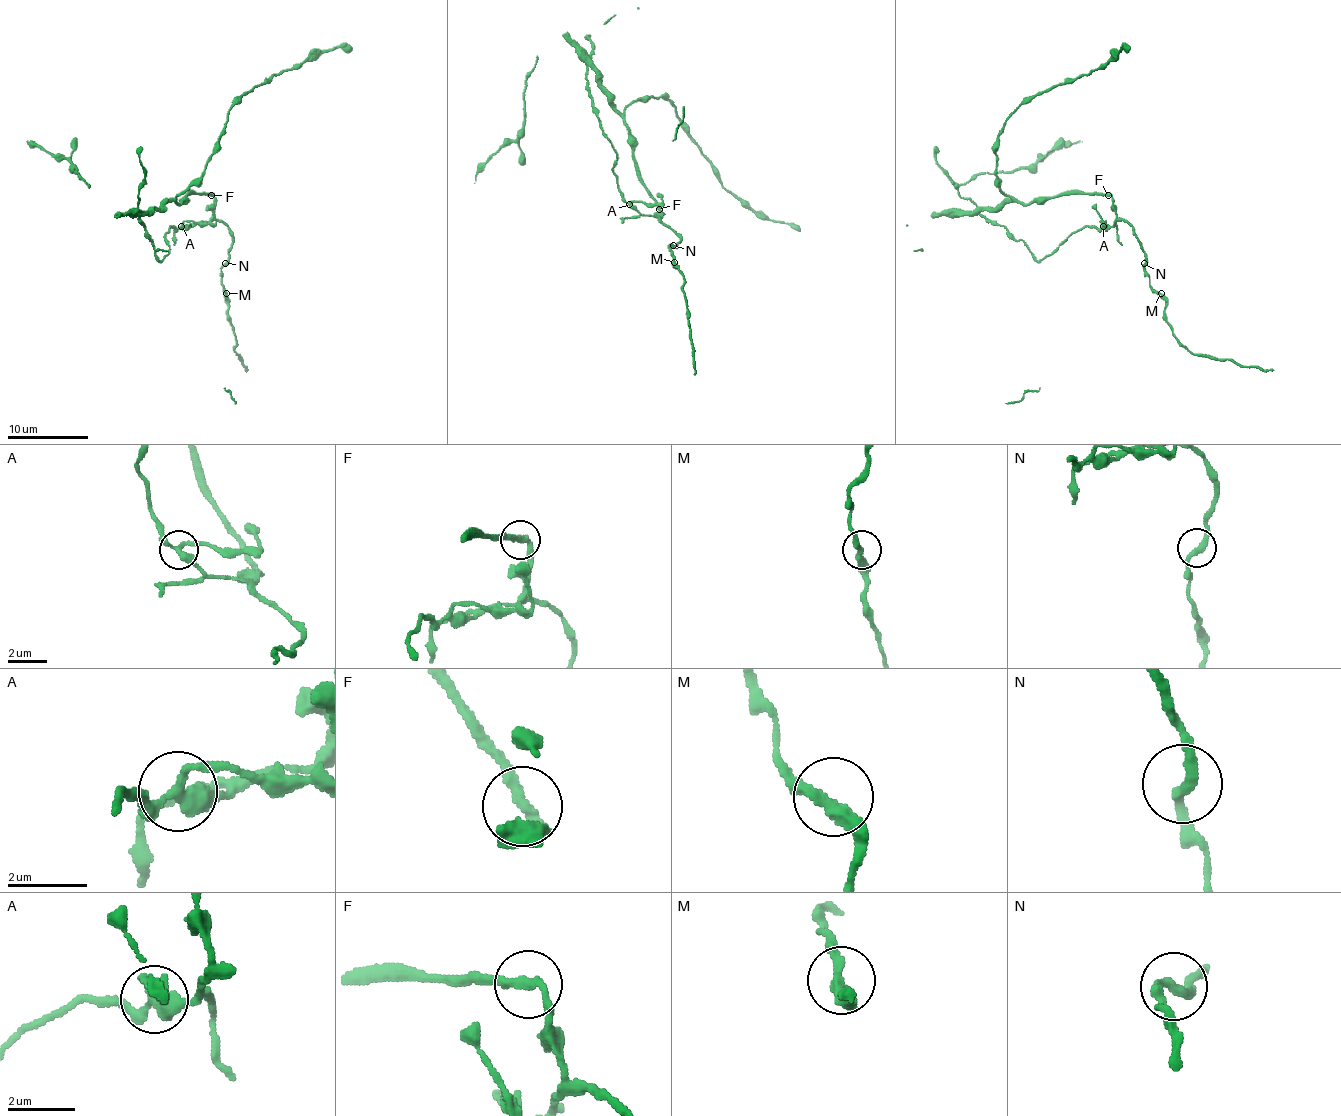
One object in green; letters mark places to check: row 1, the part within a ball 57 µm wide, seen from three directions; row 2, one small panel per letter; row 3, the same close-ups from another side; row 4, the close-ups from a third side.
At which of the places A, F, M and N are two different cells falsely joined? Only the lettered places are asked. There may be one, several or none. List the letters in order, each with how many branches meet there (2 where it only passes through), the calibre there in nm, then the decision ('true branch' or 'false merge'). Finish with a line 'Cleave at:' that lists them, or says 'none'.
A: 3 branches meet; 320 nm thick; false merge
F: 2 branches meet; 280 nm thick; false merge
M: 2 branches meet; 320 nm thick; true branch
N: 2 branches meet; 280 nm thick; true branch
Cleave at: A, F

